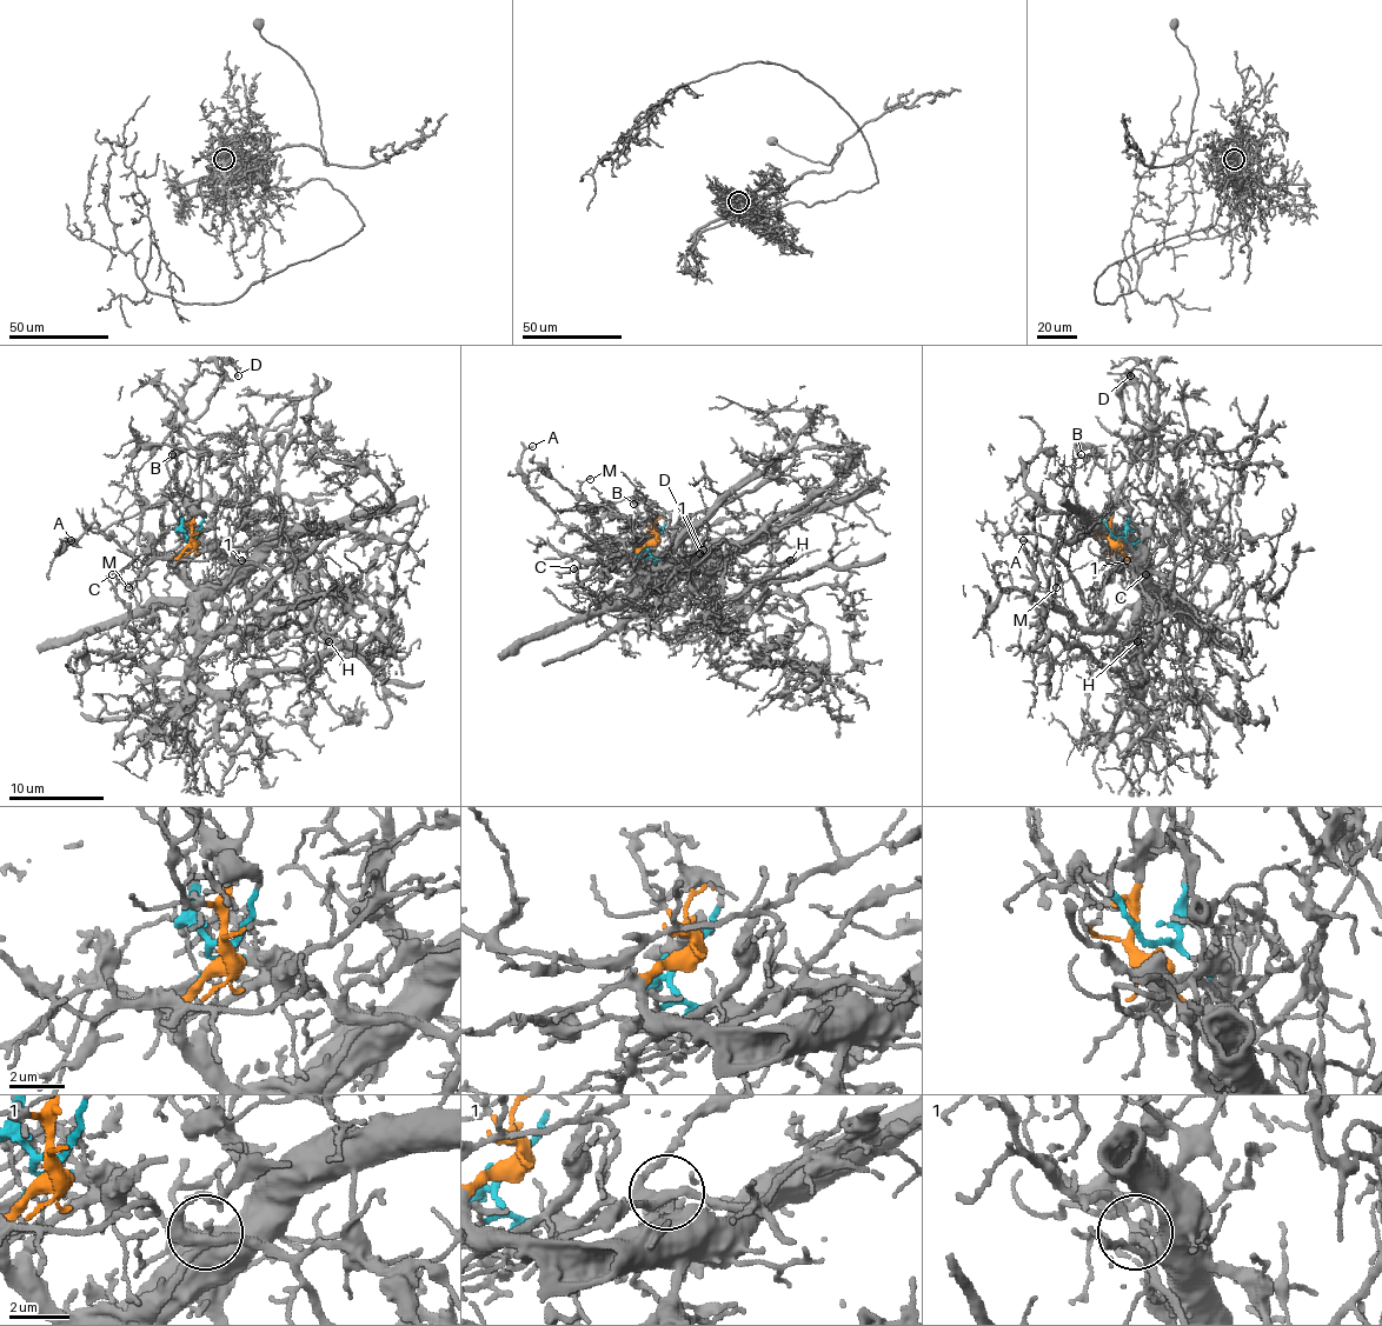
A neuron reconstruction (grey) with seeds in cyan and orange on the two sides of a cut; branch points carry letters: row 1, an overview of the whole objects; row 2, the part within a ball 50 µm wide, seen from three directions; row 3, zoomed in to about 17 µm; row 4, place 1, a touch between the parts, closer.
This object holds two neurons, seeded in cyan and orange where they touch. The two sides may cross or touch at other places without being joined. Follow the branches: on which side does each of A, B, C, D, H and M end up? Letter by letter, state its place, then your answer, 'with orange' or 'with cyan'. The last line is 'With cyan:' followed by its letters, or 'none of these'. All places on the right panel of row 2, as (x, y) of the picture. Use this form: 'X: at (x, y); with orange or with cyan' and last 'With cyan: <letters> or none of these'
A: at (1023, 540); with cyan
B: at (1081, 454); with orange
C: at (1145, 574); with orange
D: at (1130, 375); with cyan
H: at (1137, 641); with cyan
M: at (1056, 587); with cyan
With cyan: A, D, H, M

